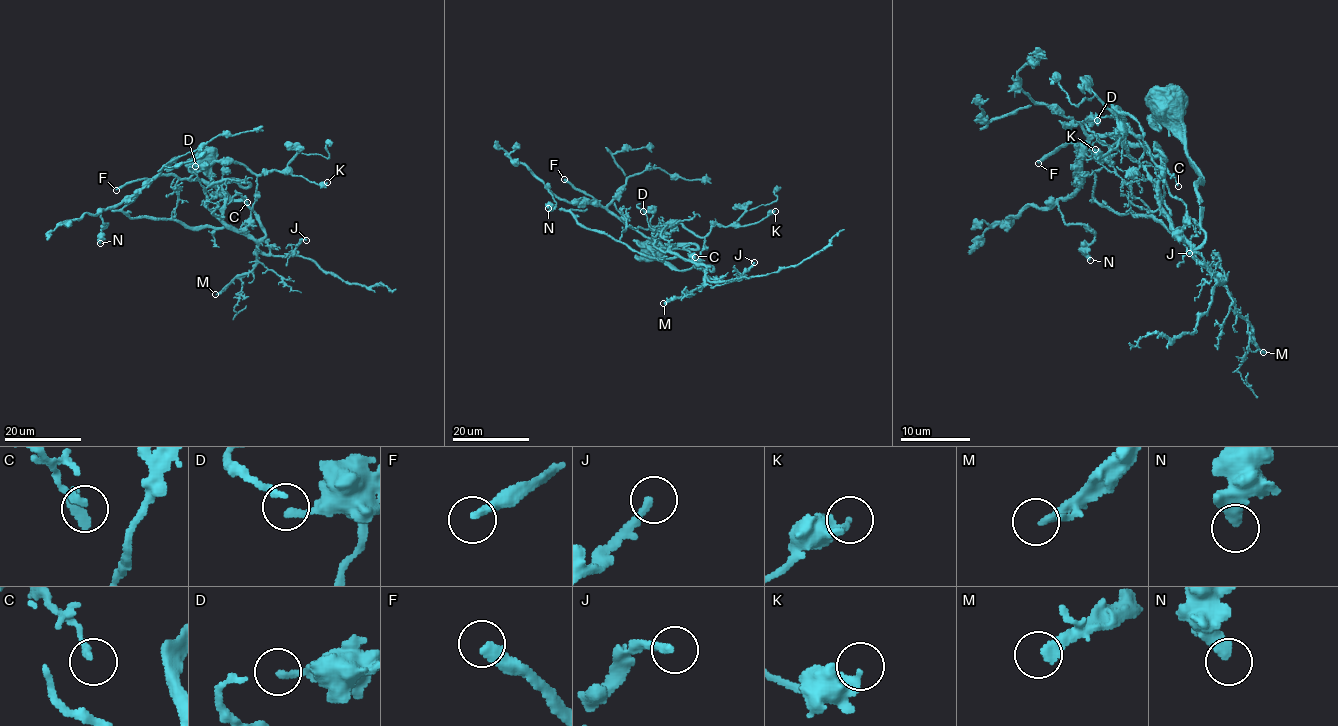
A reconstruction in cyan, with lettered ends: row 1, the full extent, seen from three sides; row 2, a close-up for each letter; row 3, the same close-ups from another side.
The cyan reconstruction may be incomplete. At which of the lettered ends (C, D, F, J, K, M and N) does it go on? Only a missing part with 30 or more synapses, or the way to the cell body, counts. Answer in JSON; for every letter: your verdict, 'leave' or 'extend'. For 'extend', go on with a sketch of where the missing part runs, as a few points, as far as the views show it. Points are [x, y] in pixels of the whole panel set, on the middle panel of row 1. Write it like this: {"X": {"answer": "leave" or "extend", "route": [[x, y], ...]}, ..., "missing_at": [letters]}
{"C": {"answer": "leave"}, "D": {"answer": "leave"}, "F": {"answer": "extend", "route": [[564, 179], [554, 169], [550, 154], [579, 127], [580, 115], [565, 88], [564, 75], [546, 85]]}, "J": {"answer": "leave"}, "K": {"answer": "leave"}, "M": {"answer": "leave"}, "N": {"answer": "leave"}, "missing_at": ["F"]}

